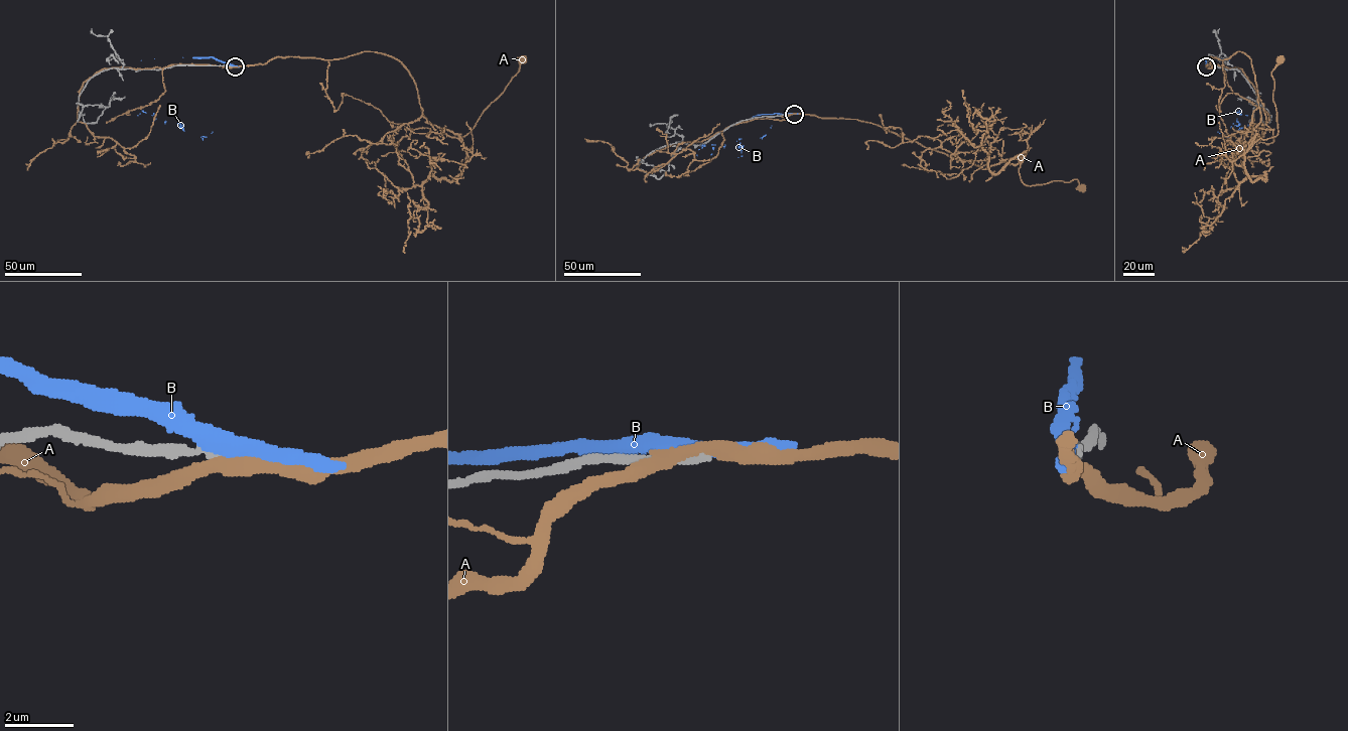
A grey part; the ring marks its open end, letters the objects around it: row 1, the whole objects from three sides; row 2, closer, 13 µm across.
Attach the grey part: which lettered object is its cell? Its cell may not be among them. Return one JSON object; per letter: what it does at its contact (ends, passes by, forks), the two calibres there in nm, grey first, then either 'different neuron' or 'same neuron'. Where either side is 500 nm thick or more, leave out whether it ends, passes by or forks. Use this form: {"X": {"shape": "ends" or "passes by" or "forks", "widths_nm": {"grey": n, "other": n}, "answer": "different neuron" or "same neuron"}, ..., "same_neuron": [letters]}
{"A": {"shape": "passes by", "widths_nm": {"grey": 320, "other": 380}, "answer": "different neuron"}, "B": {"shape": "passes by", "widths_nm": {"grey": 320, "other": 420}, "answer": "different neuron"}, "same_neuron": []}

